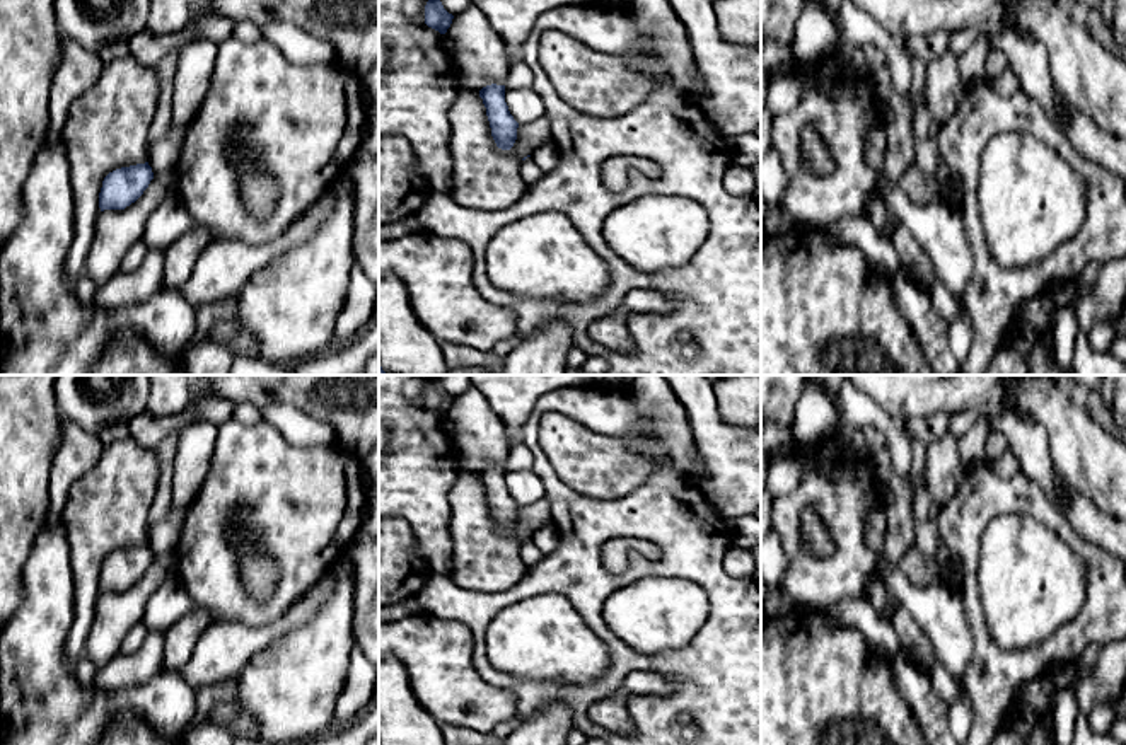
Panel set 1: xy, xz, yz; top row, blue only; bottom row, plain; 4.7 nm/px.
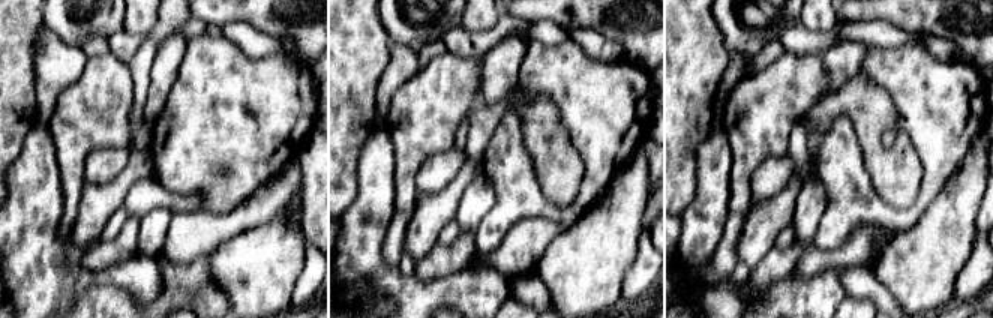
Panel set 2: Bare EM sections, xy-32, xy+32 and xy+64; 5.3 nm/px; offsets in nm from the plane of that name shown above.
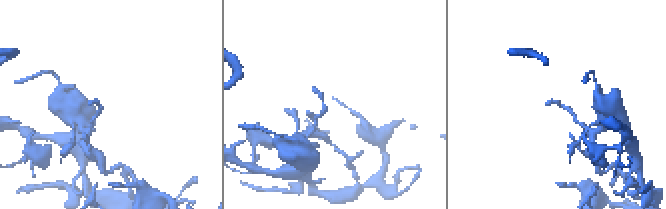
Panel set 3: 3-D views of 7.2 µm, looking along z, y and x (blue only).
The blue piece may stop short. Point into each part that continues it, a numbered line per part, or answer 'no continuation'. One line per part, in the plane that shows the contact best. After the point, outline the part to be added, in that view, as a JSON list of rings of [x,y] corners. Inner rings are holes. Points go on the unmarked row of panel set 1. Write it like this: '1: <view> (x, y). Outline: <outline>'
1: xy (164, 536). Outline: [[[171,505],[165,518],[152,527],[148,547],[152,549],[154,557],[174,552],[183,534],[188,511],[189,505],[184,508]]]

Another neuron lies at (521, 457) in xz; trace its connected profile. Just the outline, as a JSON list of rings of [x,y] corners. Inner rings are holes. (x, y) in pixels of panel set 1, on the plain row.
[[[524,442],[512,445],[505,462],[505,472],[532,471],[534,457]]]

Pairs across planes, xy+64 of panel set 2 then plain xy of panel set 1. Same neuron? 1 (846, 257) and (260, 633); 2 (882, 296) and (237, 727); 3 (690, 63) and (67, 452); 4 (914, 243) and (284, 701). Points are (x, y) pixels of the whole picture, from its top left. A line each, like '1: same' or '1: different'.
1: same
2: different
3: different
4: same

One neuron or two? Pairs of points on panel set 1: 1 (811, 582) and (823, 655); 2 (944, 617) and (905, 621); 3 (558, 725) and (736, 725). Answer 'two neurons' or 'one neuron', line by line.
1: two neurons
2: two neurons
3: two neurons

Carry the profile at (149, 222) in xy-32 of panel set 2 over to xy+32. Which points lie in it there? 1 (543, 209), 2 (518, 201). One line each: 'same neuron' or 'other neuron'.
1: same neuron
2: same neuron

